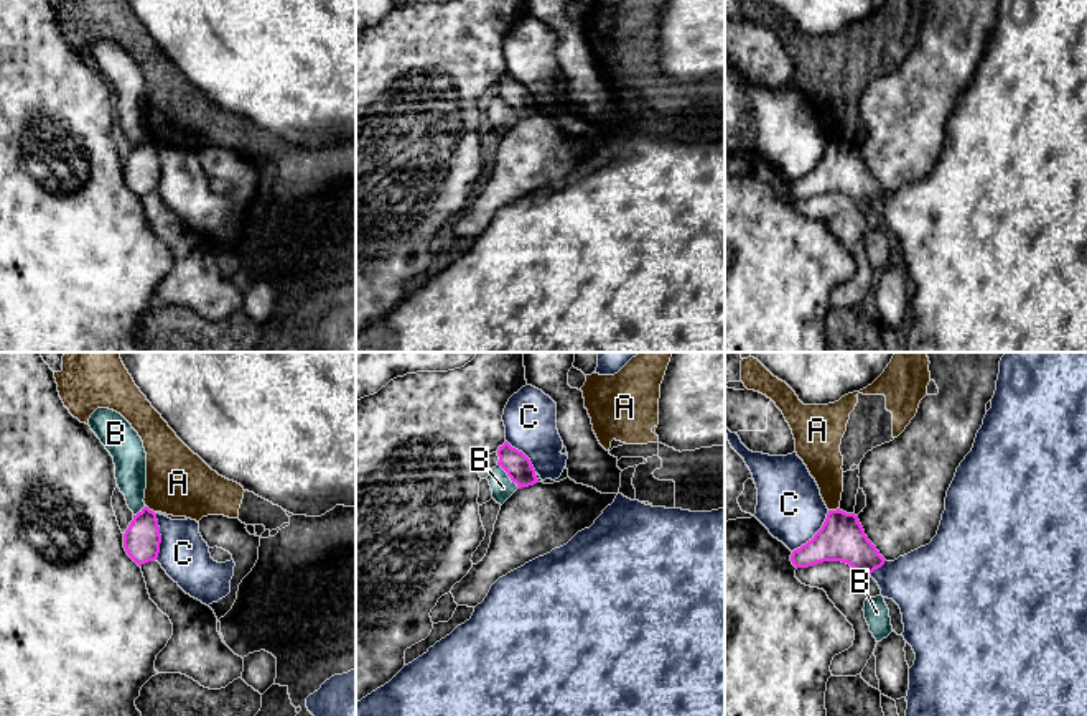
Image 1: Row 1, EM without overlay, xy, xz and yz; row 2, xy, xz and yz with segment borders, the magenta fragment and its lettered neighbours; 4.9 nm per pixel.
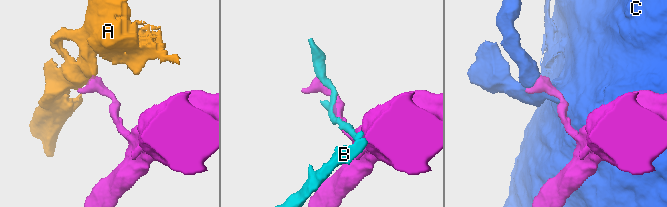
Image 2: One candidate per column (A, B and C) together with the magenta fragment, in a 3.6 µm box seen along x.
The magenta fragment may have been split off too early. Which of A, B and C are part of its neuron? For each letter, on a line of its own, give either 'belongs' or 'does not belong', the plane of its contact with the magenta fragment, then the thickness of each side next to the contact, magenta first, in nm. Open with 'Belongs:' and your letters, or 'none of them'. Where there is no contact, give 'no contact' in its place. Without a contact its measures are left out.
Belongs: none of them
A: does not belong | yz | 220/180 nm
B: does not belong | xz | 130/110 nm
C: does not belong | yz | 220/320 nm

